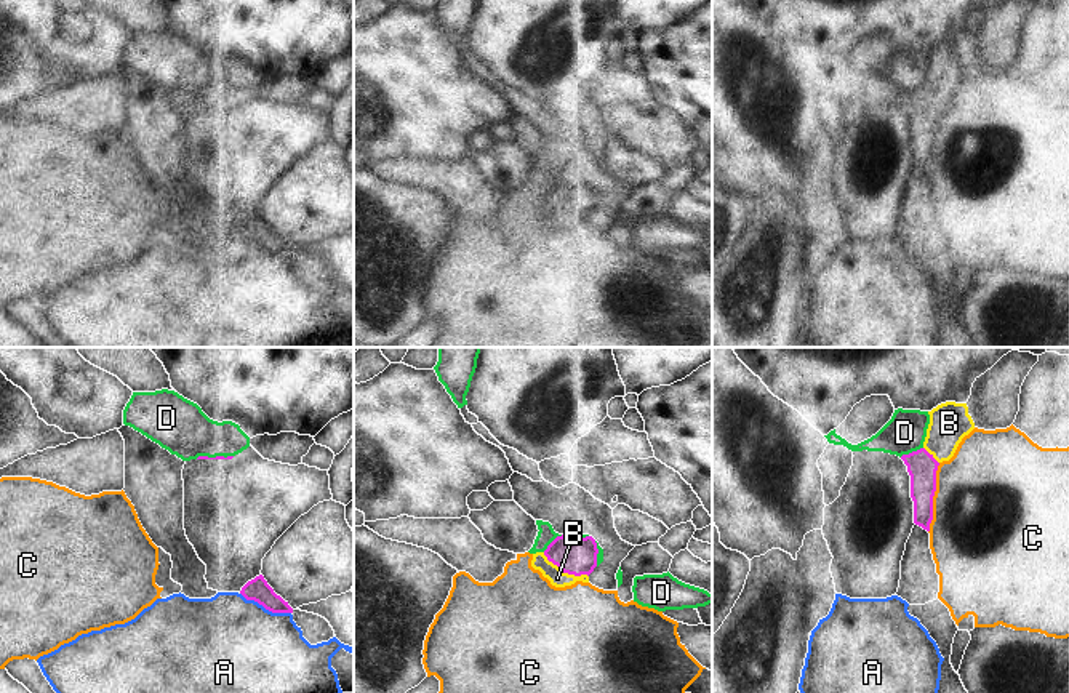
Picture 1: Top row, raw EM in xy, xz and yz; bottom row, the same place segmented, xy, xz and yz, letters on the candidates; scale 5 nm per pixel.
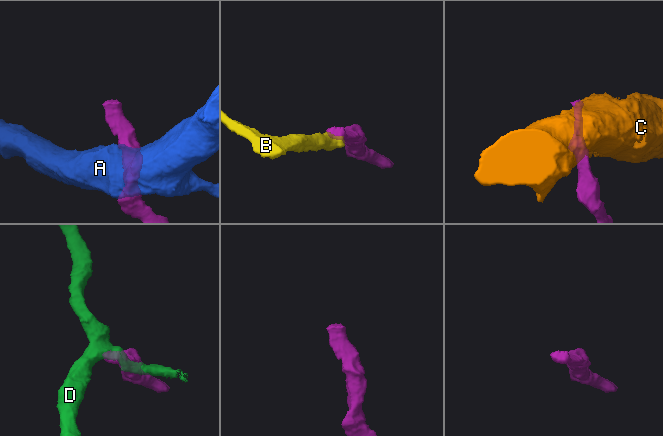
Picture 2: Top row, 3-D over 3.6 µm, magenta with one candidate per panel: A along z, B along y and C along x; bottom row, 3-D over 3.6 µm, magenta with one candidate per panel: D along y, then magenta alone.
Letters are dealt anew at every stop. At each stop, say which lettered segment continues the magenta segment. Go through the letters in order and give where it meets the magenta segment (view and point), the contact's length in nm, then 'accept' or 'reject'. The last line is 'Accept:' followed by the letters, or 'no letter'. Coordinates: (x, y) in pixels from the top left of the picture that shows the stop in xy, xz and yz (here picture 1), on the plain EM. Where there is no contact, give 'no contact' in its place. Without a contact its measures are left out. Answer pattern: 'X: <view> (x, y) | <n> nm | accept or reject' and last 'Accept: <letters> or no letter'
A: xy (266, 250) | 280 nm | reject
B: xz (565, 213) | 260 nm | accept
C: yz (932, 140) | 360 nm | reject
D: yz (912, 93) | 130 nm | reject
Accept: B

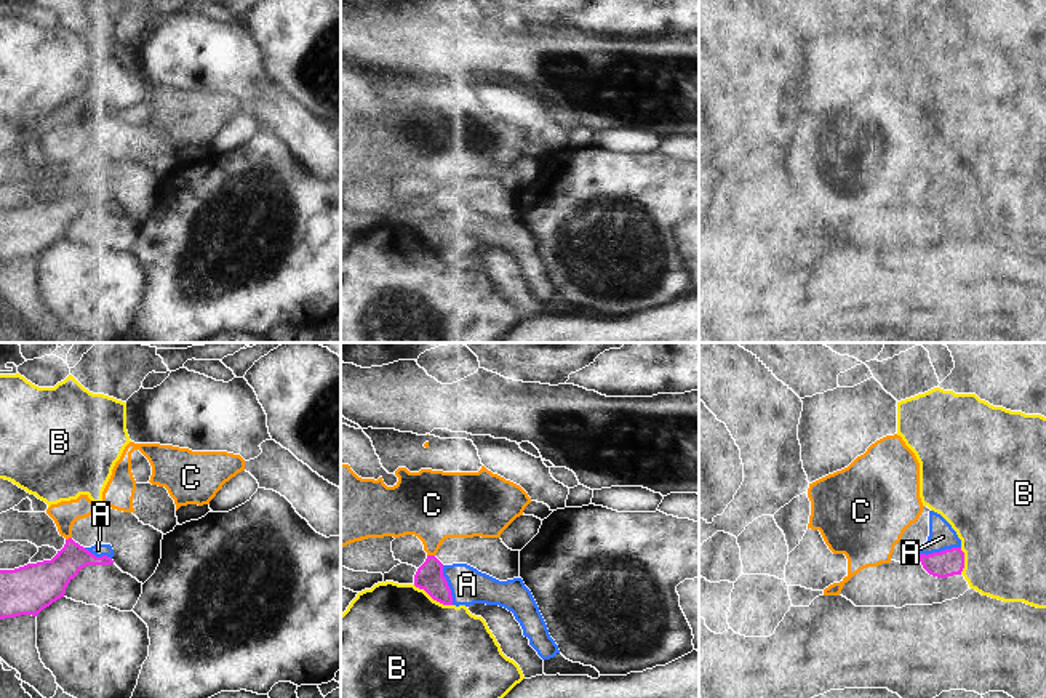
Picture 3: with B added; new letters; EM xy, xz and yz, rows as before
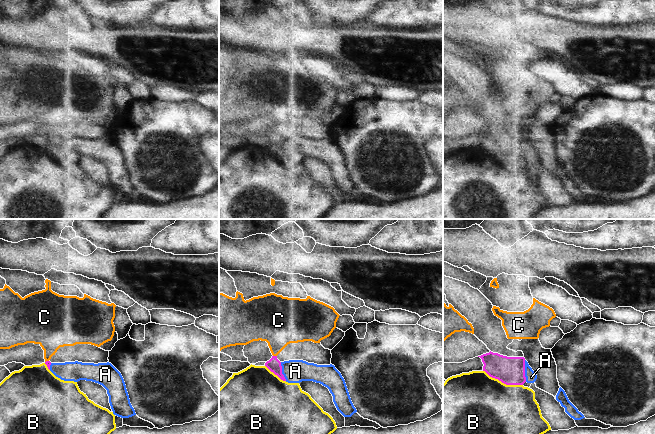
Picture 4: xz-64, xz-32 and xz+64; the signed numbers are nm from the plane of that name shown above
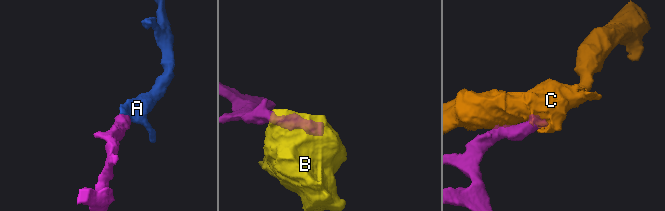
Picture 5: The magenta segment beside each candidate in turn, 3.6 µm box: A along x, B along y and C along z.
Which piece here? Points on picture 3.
A: yz (941, 192) | 220 nm | accept
B: xz (432, 239) | 220 nm | reject
C: xz (431, 197) | 40 nm | reject
Accept: A

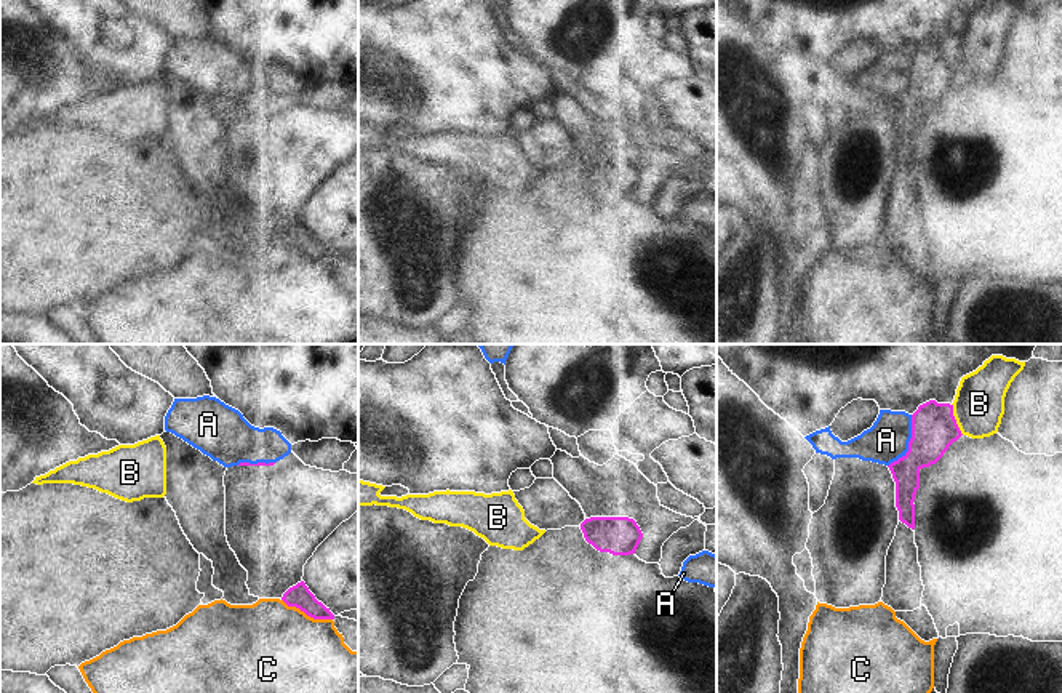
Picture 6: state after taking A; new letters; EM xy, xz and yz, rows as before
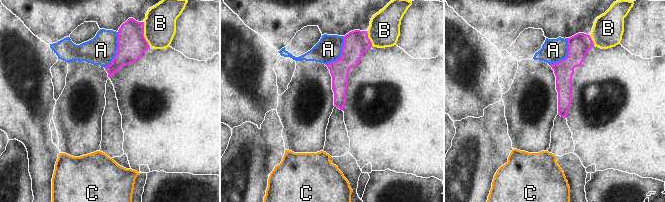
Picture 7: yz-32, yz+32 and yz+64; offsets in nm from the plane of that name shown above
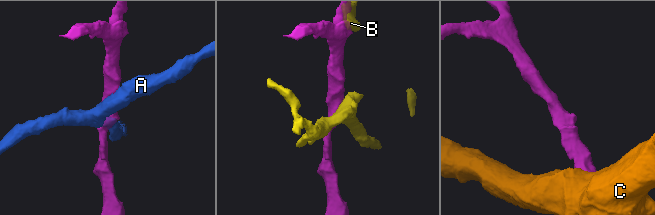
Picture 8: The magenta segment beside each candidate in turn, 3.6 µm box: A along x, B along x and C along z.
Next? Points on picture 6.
A: yz (909, 84) | 300 nm | reject
B: yz (955, 61) | 170 nm | reject
C: xy (307, 256) | 280 nm | reject
Accept: no letter

